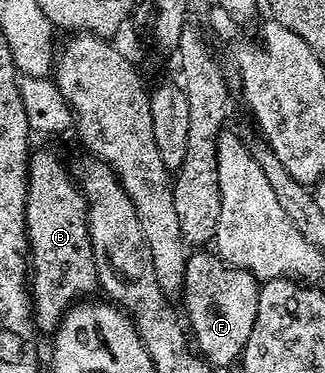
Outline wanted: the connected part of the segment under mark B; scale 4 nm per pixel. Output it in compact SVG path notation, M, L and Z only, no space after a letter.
M51 148L30 153L27 162L27 243L29 245L29 291L33 301L35 326L40 333L54 333L67 309L92 295L99 283L99 266L91 245L88 224L89 205L82 187L67 173L65 165Z

